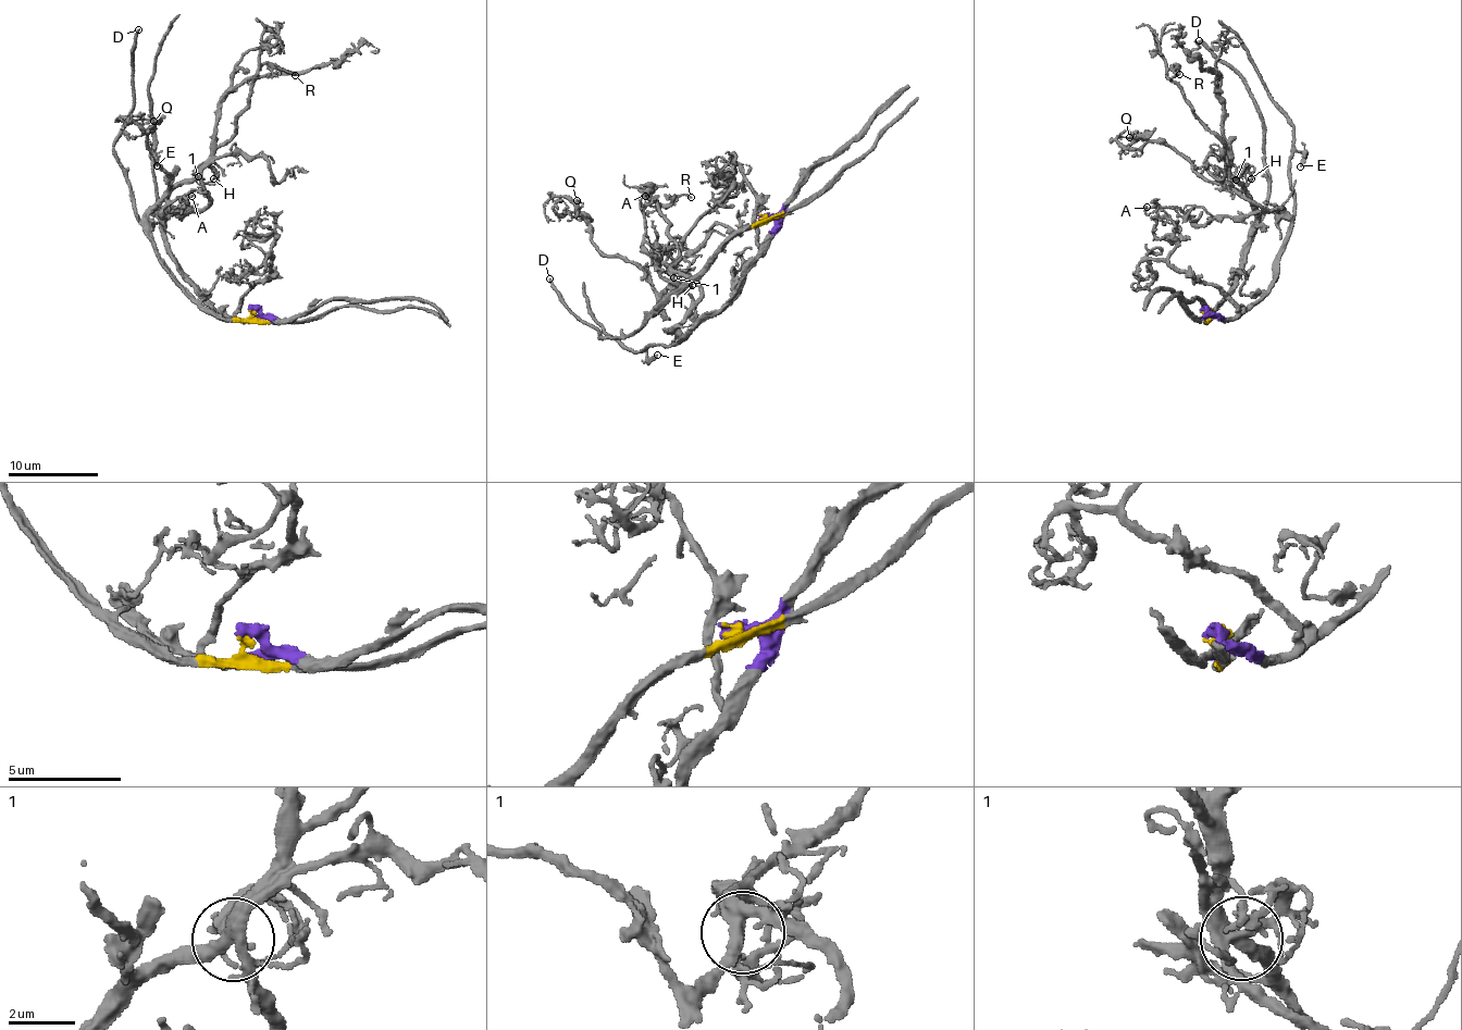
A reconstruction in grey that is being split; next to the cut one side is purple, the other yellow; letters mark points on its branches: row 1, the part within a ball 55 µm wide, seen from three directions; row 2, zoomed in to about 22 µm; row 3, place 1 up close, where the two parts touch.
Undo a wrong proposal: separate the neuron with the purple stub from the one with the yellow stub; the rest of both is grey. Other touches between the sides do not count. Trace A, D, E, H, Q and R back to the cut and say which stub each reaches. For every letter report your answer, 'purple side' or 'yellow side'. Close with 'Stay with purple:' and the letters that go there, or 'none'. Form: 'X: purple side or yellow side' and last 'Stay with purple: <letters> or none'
A: purple side
D: yellow side
E: purple side
H: purple side
Q: yellow side
R: yellow side
Stay with purple: A, E, H

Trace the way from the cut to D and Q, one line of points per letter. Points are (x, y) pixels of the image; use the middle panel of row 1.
D: (763, 219), (742, 230), (669, 293), (645, 325), (621, 335), (597, 339), (598, 331), (582, 322), (549, 277)
Q: (763, 219), (763, 222), (742, 230), (653, 311), (657, 294), (649, 276), (597, 248), (583, 203), (577, 199)

